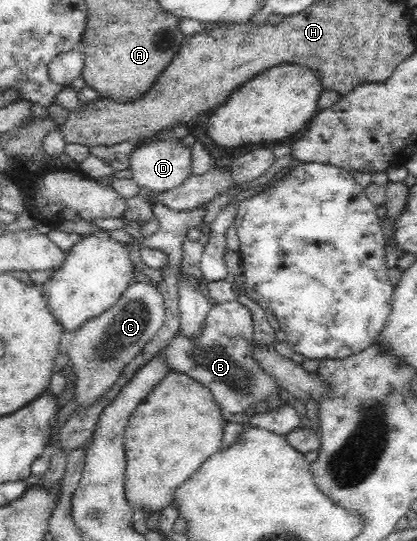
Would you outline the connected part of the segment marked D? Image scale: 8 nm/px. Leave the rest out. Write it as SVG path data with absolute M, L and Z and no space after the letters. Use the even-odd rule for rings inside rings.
M149 137L147 142L142 142L142 139L137 141L137 149L129 155L129 170L132 172L132 178L150 193L171 191L179 187L192 174L192 147L183 145L179 138L159 141L152 141L151 138Z

